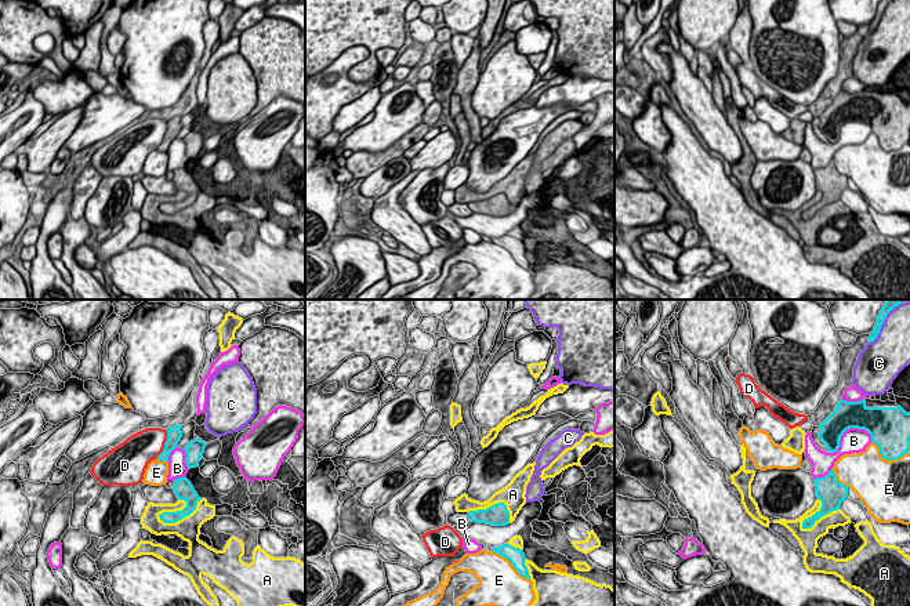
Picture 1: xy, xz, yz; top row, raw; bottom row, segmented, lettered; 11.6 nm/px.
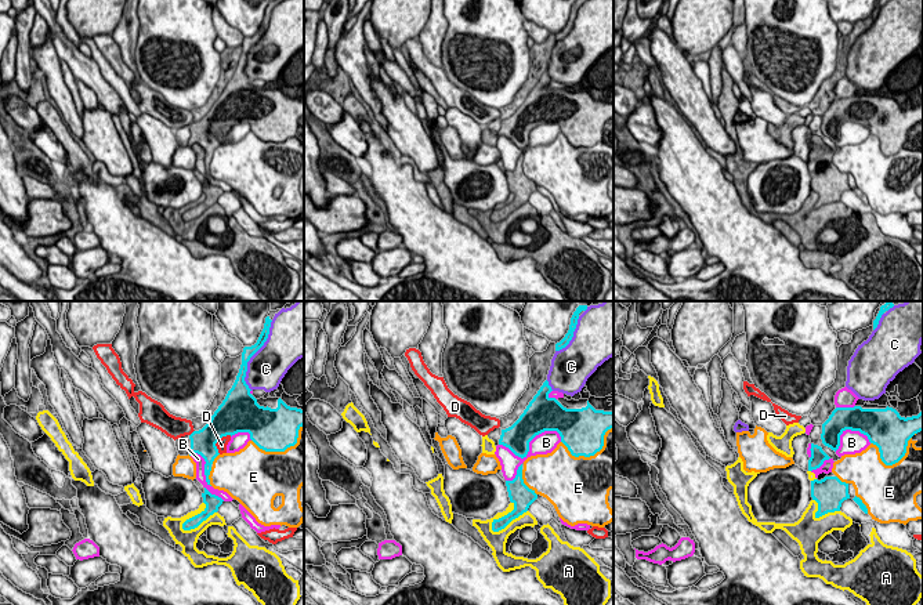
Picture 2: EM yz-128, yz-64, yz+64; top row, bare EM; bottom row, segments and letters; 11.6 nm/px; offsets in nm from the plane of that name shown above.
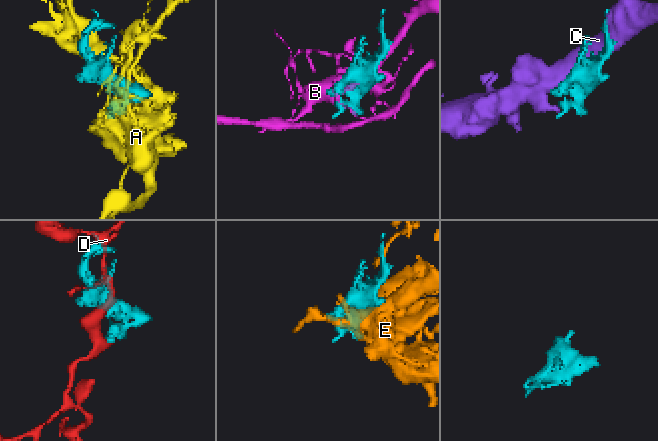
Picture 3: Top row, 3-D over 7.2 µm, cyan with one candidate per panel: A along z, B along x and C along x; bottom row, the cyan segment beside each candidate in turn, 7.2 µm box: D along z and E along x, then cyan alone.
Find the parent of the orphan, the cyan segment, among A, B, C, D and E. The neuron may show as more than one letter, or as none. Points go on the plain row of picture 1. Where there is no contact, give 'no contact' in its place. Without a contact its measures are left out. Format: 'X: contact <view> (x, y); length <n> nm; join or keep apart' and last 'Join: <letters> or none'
A: contact xy (181, 209); length 550 nm; join
B: contact yz (845, 120); length 550 nm; keep apart
C: contact yz (880, 18); length 480 nm; keep apart
D: contact xy (165, 134); length 360 nm; keep apart
E: contact yz (888, 151); length 460 nm; keep apart
Join: A

